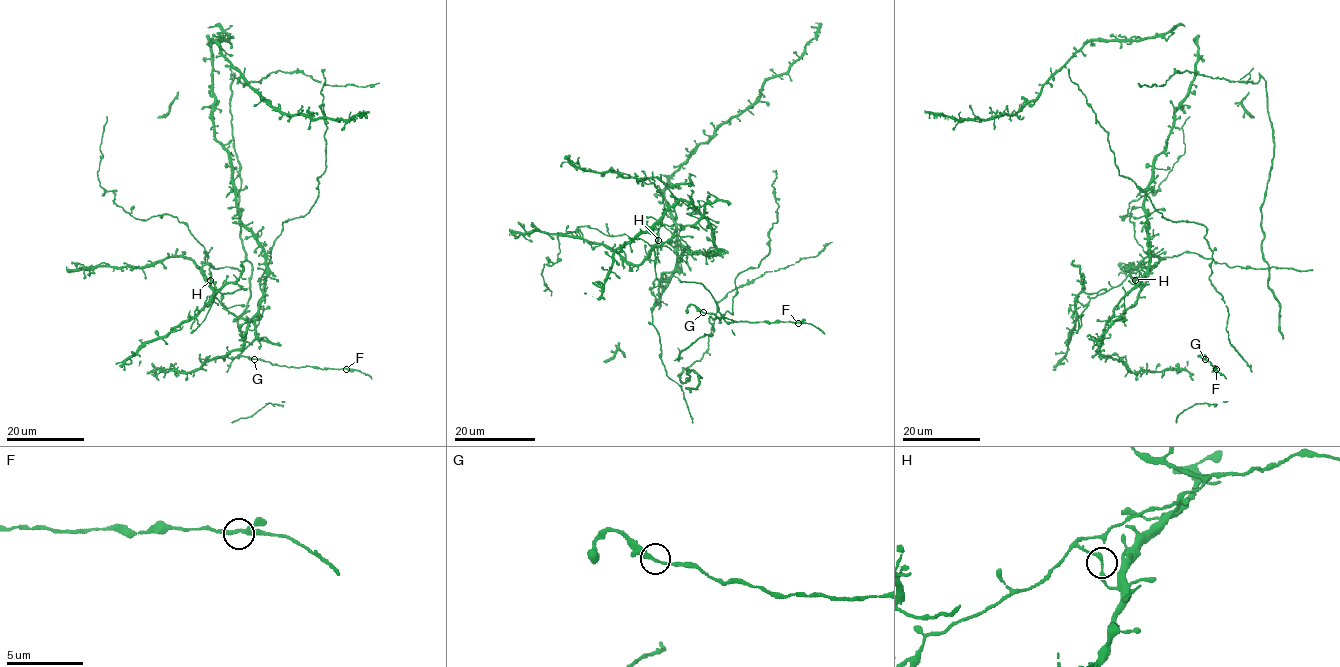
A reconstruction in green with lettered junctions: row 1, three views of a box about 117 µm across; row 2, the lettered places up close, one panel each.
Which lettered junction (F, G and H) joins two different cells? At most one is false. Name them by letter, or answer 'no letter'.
H

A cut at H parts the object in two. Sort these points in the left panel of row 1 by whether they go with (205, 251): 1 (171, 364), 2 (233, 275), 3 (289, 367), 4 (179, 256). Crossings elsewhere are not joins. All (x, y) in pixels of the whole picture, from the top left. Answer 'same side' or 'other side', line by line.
1: same side
2: other side
3: same side
4: other side

